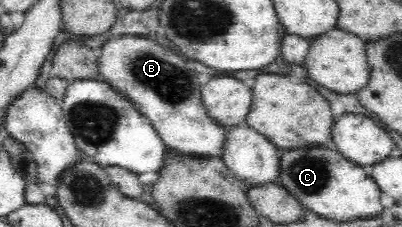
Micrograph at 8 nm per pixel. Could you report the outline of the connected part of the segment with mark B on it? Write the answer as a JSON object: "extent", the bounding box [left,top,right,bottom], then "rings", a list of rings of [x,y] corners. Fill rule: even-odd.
{"extent":[98,35,228,158],"rings":[[[123,35],[101,43],[98,79],[123,94],[139,113],[145,116],[167,150],[177,150],[199,158],[222,155],[228,129],[207,116],[201,103],[201,83],[195,71],[185,67],[172,46],[163,46],[152,39]]]}

